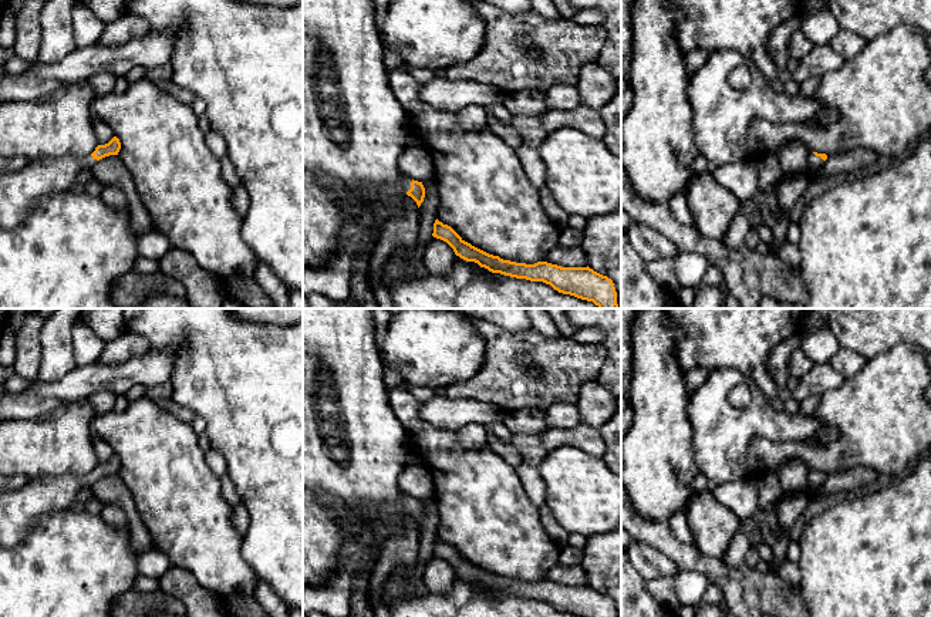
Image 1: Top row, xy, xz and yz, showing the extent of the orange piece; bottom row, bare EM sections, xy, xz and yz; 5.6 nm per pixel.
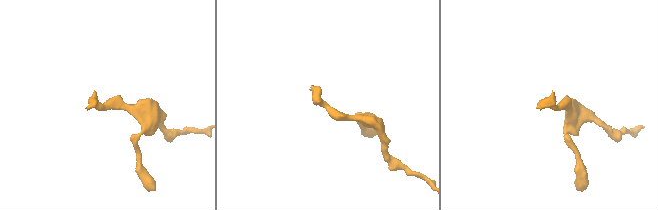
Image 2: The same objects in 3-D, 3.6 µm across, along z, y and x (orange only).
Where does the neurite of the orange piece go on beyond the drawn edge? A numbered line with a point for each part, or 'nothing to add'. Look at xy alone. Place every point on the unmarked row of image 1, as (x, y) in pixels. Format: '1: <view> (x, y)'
1: xy (19, 509)

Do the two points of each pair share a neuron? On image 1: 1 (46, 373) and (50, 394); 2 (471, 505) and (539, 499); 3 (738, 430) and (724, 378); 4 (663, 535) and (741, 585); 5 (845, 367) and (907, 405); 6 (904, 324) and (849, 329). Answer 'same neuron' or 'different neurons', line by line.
1: different neurons
2: different neurons
3: same neuron
4: same neuron
5: different neurons
6: same neuron

